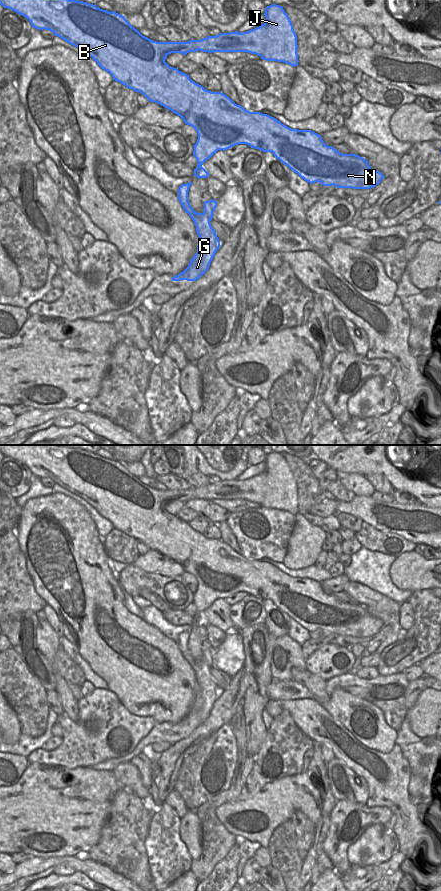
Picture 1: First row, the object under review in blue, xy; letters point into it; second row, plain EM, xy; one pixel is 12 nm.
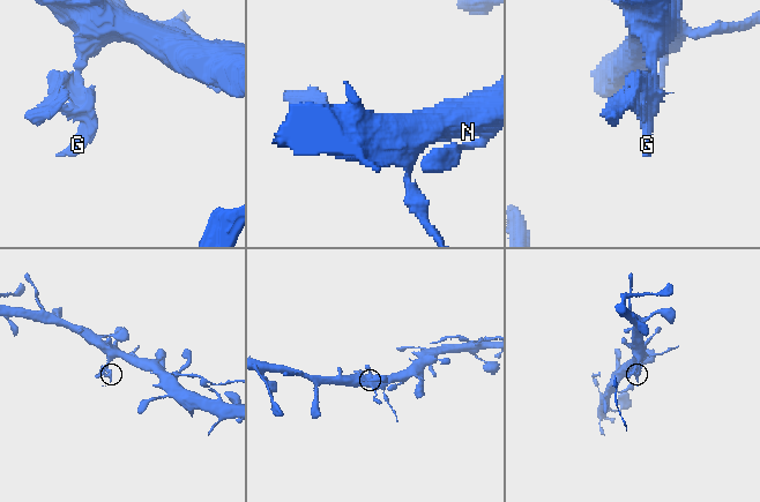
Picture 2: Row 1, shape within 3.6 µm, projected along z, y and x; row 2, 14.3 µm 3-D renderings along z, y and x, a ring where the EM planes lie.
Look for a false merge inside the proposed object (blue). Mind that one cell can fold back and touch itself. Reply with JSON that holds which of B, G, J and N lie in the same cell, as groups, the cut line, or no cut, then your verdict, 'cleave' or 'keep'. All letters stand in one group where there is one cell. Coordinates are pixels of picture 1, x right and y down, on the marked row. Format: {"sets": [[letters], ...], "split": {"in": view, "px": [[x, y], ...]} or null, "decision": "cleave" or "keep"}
{"sets": [["B", "G", "J", "N"]], "split": null, "decision": "keep"}

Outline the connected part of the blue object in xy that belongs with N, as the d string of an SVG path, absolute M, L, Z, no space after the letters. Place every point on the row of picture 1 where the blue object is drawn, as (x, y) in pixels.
M0 0L0 4L4 8L11 9L27 18L33 28L49 30L55 36L81 49L92 57L102 69L109 72L113 80L120 82L129 89L133 89L135 92L141 92L150 102L155 102L171 110L180 116L185 124L192 126L198 134L197 142L193 145L193 155L198 162L197 168L194 169L194 176L198 179L209 176L209 173L202 167L206 160L212 157L218 150L225 151L238 144L247 144L251 148L259 149L263 152L272 152L277 159L310 184L320 182L323 186L334 185L337 188L370 189L378 185L385 177L381 172L372 169L364 158L356 154L343 154L334 147L327 146L321 135L311 130L291 129L267 114L245 110L242 106L235 104L225 94L206 90L203 86L192 81L189 75L169 66L165 62L166 57L171 53L186 55L189 52L200 50L208 53L248 52L260 56L263 60L284 62L295 67L298 65L297 36L282 6L276 4L267 6L264 13L266 17L265 23L247 32L220 33L216 36L209 35L201 40L191 39L188 42L157 42L143 36L129 24L124 16L115 11L109 12L83 1Z

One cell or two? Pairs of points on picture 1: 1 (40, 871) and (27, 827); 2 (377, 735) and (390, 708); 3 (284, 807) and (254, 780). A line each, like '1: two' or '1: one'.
1: two
2: two
3: two

